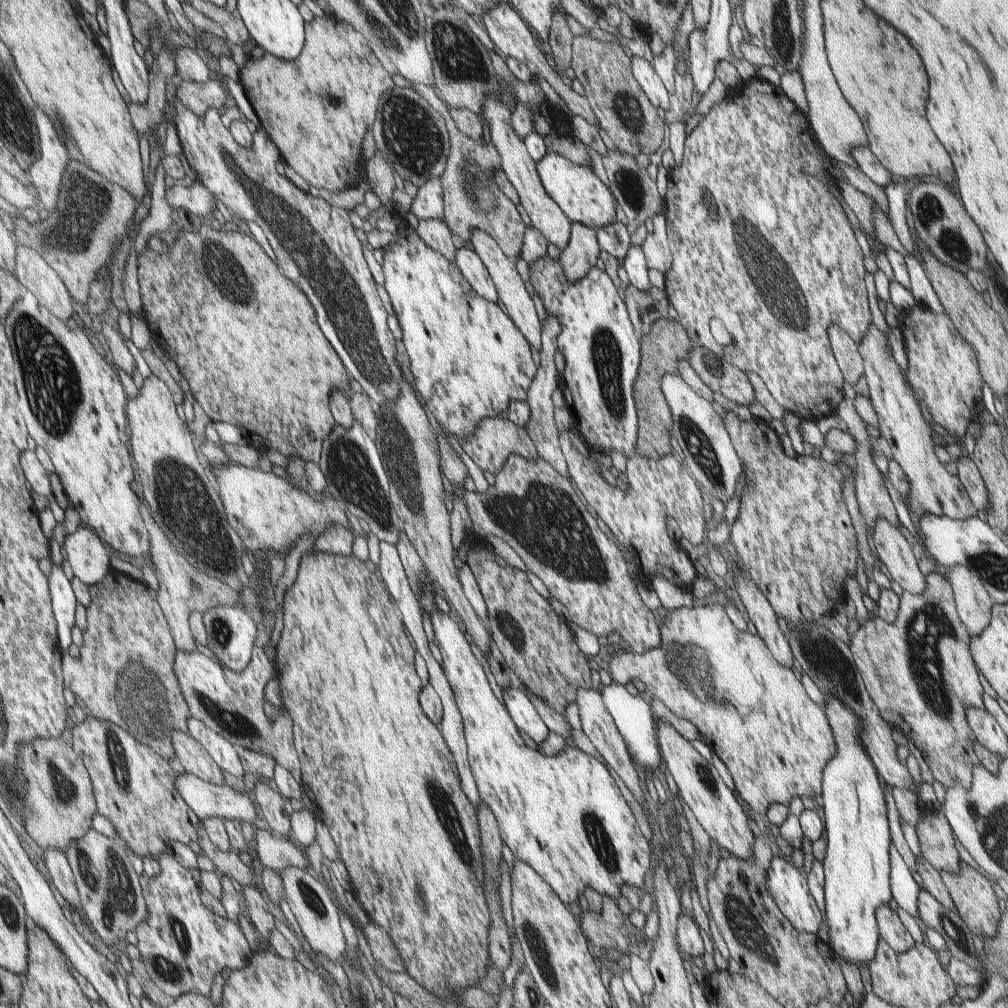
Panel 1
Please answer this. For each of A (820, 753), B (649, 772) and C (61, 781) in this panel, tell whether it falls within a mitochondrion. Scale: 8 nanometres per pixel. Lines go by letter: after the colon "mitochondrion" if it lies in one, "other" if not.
A: other
B: other
C: mitochondrion

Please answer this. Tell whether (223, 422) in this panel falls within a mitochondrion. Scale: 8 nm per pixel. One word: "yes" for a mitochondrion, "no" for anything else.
no

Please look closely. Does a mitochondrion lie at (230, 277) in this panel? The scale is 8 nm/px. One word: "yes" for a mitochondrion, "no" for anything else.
yes

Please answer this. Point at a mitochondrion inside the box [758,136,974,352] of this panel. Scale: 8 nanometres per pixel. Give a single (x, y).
(951, 243)

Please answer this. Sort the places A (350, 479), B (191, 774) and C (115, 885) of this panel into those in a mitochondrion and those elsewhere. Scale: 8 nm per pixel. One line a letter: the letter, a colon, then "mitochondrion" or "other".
A: mitochondrion
B: other
C: mitochondrion

